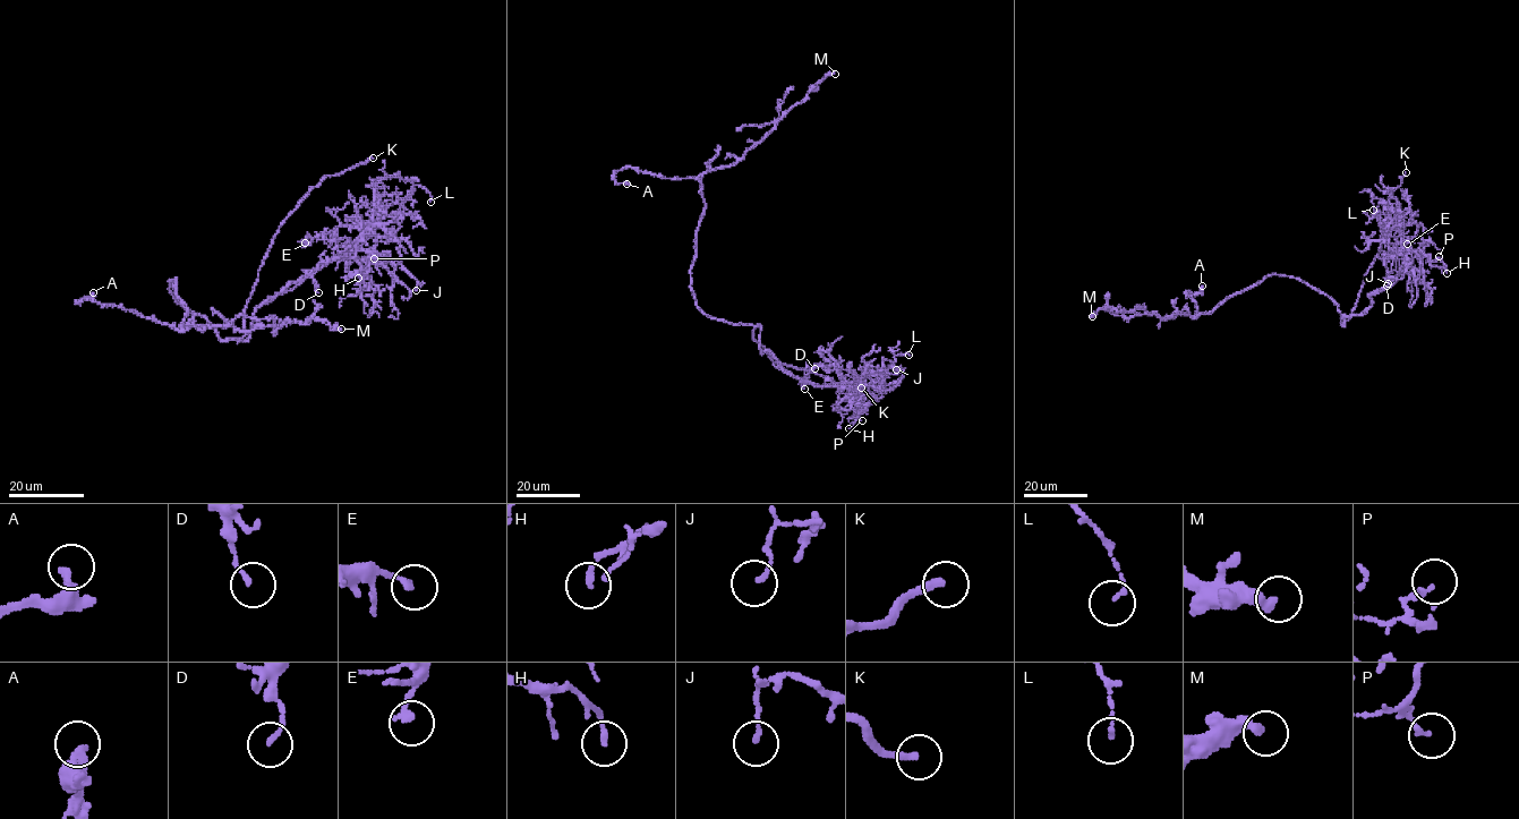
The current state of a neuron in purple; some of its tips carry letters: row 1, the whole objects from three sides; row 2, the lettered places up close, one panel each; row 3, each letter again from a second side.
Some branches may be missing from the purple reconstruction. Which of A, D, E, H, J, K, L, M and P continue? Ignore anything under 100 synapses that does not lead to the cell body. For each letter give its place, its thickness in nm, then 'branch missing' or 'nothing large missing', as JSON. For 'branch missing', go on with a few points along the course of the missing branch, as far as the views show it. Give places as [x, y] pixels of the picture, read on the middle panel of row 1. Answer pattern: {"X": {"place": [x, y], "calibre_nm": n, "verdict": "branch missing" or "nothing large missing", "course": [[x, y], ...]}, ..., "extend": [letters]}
{"A": {"place": [626, 184], "calibre_nm": 320, "verdict": "nothing large missing"}, "D": {"place": [815, 368], "calibre_nm": 150, "verdict": "nothing large missing"}, "E": {"place": [804, 389], "calibre_nm": 240, "verdict": "nothing large missing"}, "H": {"place": [848, 428], "calibre_nm": 180, "verdict": "nothing large missing"}, "J": {"place": [896, 369], "calibre_nm": 140, "verdict": "nothing large missing"}, "K": {"place": [861, 387], "calibre_nm": 240, "verdict": "branch missing", "course": [[861, 387], [881, 391], [893, 383]]}, "L": {"place": [909, 355], "calibre_nm": 120, "verdict": "nothing large missing"}, "M": {"place": [835, 74], "calibre_nm": 360, "verdict": "nothing large missing"}, "P": {"place": [862, 420], "calibre_nm": 110, "verdict": "nothing large missing"}, "extend": ["K"]}

